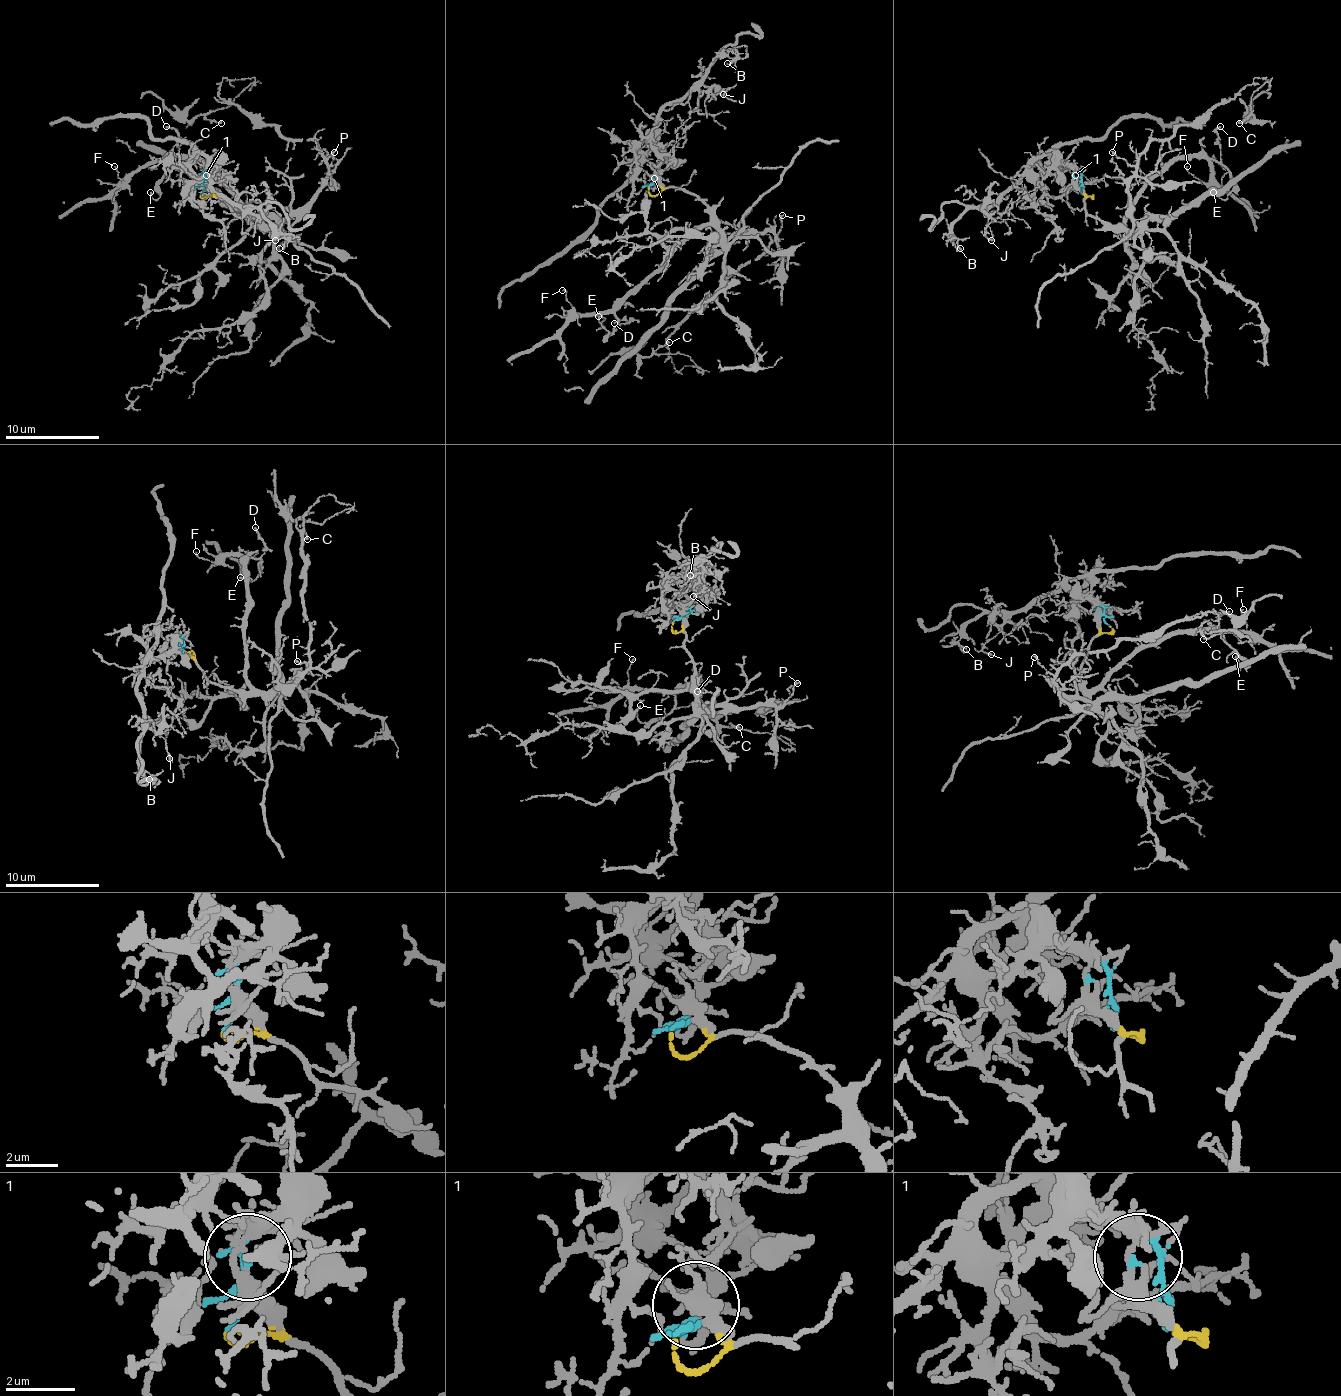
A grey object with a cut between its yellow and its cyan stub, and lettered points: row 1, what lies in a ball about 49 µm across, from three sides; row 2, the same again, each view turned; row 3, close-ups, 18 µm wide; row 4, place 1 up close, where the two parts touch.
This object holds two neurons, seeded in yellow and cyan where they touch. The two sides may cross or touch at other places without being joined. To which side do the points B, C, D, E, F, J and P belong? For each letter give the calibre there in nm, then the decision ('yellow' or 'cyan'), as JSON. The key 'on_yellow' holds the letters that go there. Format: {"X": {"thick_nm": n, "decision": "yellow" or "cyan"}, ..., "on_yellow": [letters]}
{"B": {"thick_nm": 130, "decision": "cyan"}, "C": {"thick_nm": 150, "decision": "yellow"}, "D": {"thick_nm": 130, "decision": "yellow"}, "E": {"thick_nm": 120, "decision": "yellow"}, "F": {"thick_nm": 90, "decision": "yellow"}, "J": {"thick_nm": 90, "decision": "cyan"}, "P": {"thick_nm": 140, "decision": "yellow"}, "on_yellow": ["C", "D", "E", "F", "P"]}

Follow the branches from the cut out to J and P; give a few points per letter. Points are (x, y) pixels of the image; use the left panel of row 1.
J: (200, 194), (205, 173), (217, 168), (205, 175), (219, 194), (269, 220), (280, 236), (276, 241)
P: (200, 196), (224, 201), (238, 215), (245, 215), (261, 227), (276, 229), (320, 187), (334, 152)

